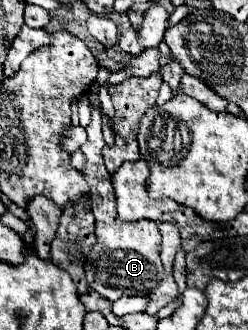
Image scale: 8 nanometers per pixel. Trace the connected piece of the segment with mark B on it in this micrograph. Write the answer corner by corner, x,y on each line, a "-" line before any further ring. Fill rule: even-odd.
92,107
92,123
88,125
88,141
80,147
86,155
86,167
82,173
90,183
90,207
96,219
96,245
90,249
86,259
86,279
88,285
98,291
102,297
116,301
122,295
150,295
154,287
162,281
162,263
160,263
160,231
154,221
132,221
126,223
116,215
116,197
114,187
110,183
110,173
102,163
102,147
106,145
102,139
100,125
100,109

